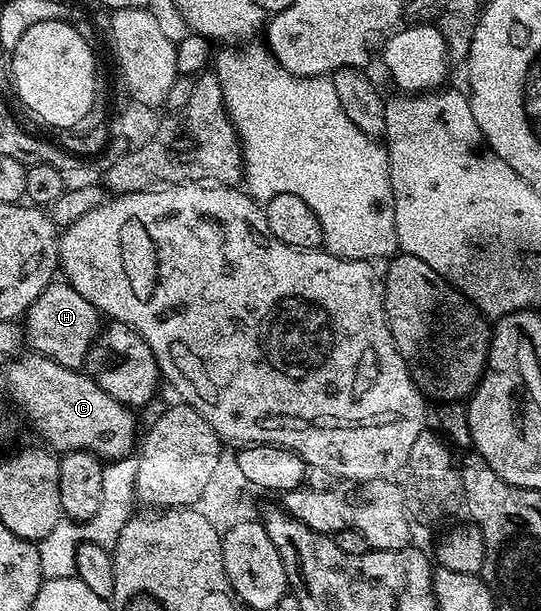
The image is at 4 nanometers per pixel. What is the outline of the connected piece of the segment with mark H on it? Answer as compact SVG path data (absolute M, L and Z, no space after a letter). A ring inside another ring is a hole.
M54 279L50 281L39 297L31 303L29 310L24 314L23 333L38 350L42 357L50 357L52 361L57 361L63 367L81 369L88 362L89 351L93 348L99 334L102 332L102 314L97 312L94 305L75 287L64 279Z

